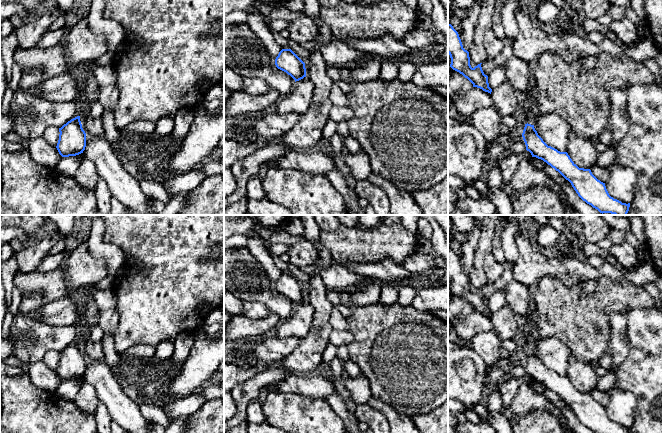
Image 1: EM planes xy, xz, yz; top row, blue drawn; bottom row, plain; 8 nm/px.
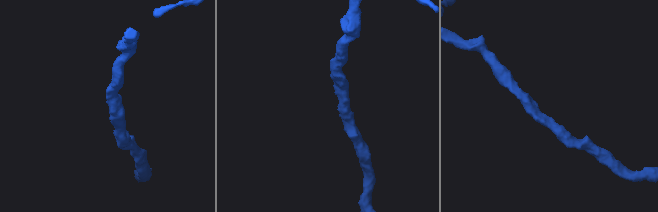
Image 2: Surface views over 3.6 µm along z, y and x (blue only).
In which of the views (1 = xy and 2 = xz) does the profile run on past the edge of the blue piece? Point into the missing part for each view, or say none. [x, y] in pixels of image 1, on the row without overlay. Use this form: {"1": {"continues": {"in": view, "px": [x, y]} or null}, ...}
{"1": {"continues": null}, "2": {"continues": null}}

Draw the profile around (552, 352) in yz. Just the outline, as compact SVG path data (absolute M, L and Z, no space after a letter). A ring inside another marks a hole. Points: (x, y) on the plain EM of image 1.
M548 337L534 344L534 352L538 359L548 369L560 376L566 376L568 371L569 348L557 337Z

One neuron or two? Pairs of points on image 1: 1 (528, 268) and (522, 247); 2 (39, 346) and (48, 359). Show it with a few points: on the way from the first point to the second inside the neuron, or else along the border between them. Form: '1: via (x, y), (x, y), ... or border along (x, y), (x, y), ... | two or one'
1: via (528, 263), (527, 252) | one
2: border along (58, 351), (48, 351), (41, 360) | two

